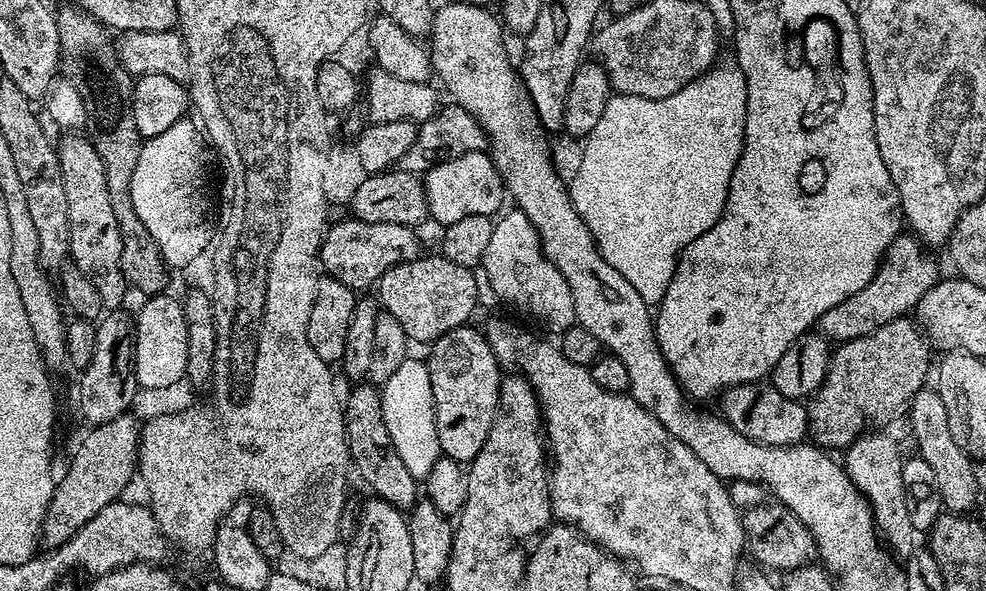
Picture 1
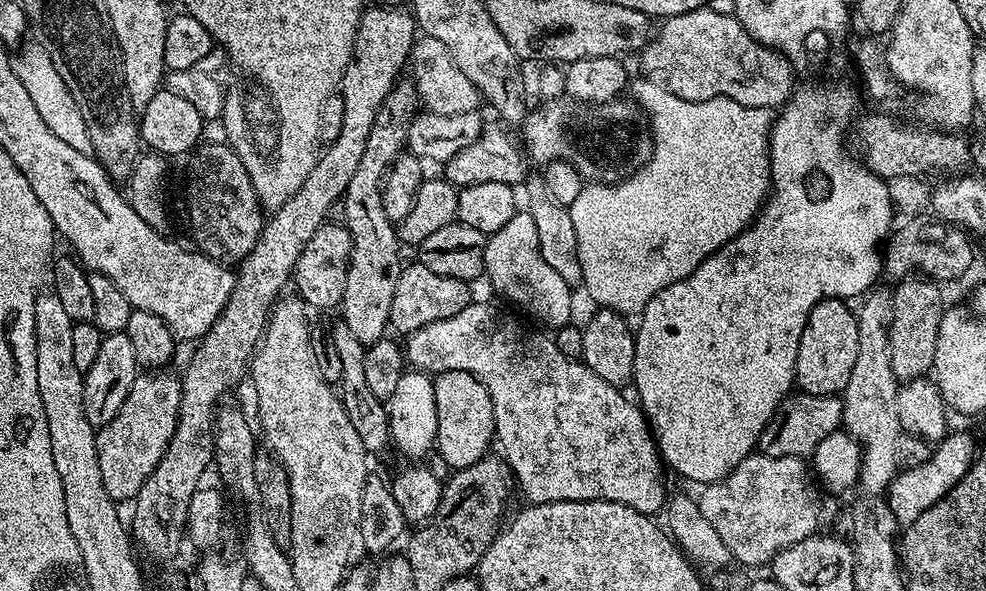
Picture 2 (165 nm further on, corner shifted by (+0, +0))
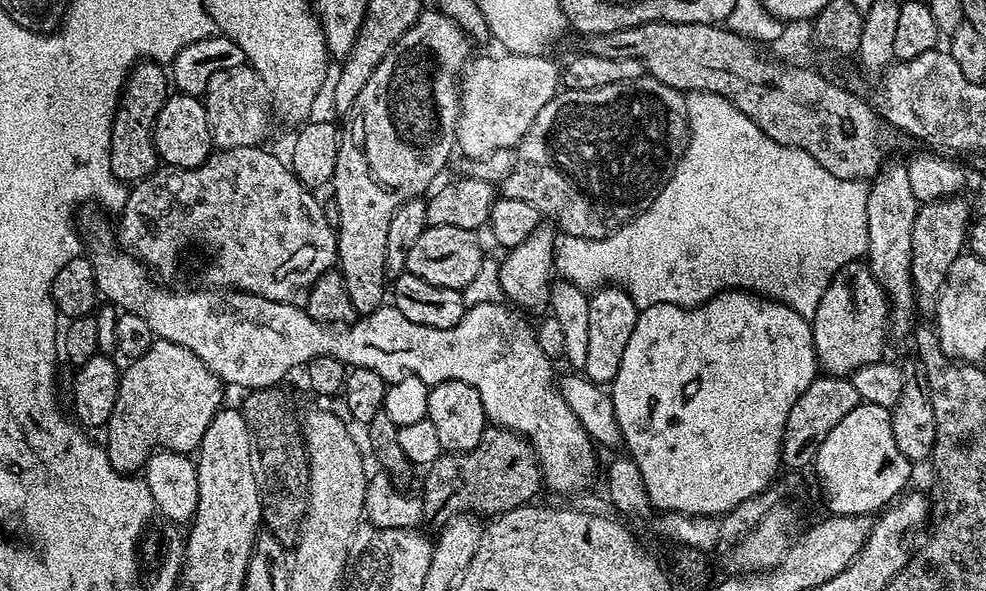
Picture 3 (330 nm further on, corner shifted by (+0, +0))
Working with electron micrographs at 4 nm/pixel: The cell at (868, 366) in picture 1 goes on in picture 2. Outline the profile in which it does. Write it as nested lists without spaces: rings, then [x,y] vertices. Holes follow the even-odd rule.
[[[905,278],[892,292],[892,324],[888,341],[892,347],[892,369],[897,381],[918,380],[932,372],[934,350],[938,346],[938,326],[946,311],[941,285],[931,278]]]

